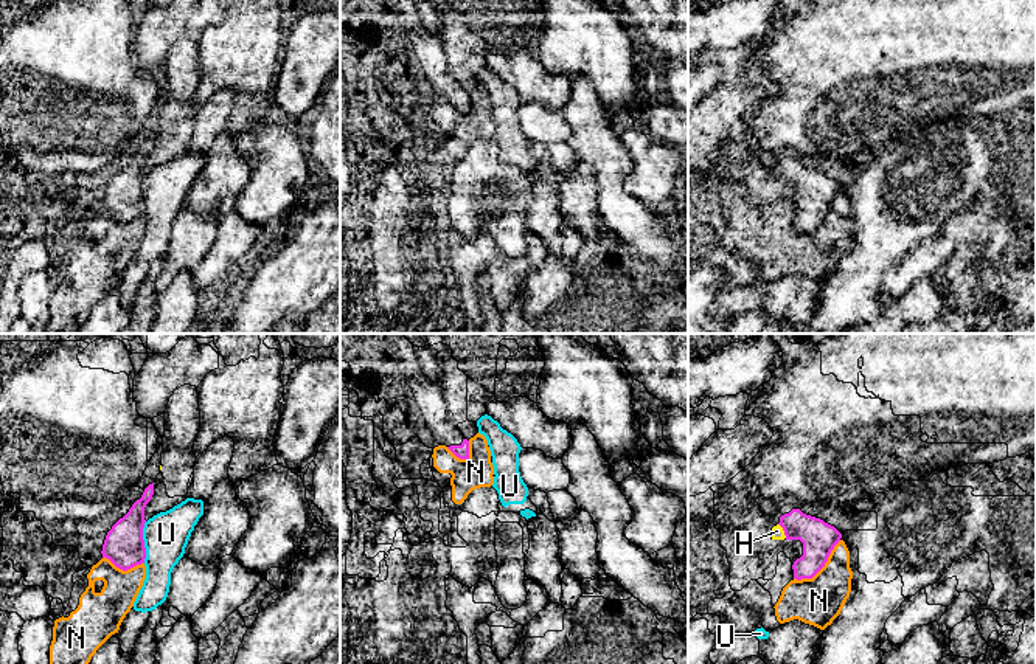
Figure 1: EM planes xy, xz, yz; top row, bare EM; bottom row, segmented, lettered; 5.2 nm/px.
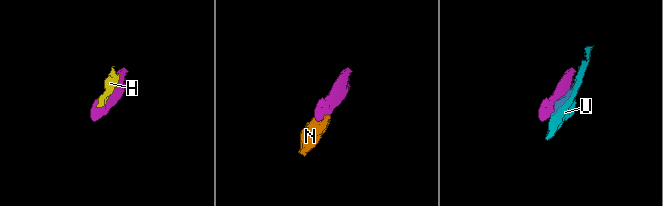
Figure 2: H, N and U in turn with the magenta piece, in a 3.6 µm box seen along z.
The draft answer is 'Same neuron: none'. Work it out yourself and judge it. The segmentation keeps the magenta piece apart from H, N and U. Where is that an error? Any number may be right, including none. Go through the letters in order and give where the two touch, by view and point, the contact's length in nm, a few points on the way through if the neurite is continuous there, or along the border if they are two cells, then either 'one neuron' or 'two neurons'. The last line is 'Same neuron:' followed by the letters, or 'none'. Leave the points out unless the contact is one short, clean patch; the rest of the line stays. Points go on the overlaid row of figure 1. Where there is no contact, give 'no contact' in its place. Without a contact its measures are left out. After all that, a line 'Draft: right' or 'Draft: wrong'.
H: meets magenta in yz at (783, 529); contact 90 nm long; border along yz (778, 523), (786, 537); two neurons
N: meets magenta in yz at (820, 568); contact 320 nm long; border along yz (841, 540), (828, 560), (811, 577), (794, 579); two neurons
U: meets magenta in xy at (143, 542); contact 220 nm long; two neurons
Same neuron: none
Draft: right

